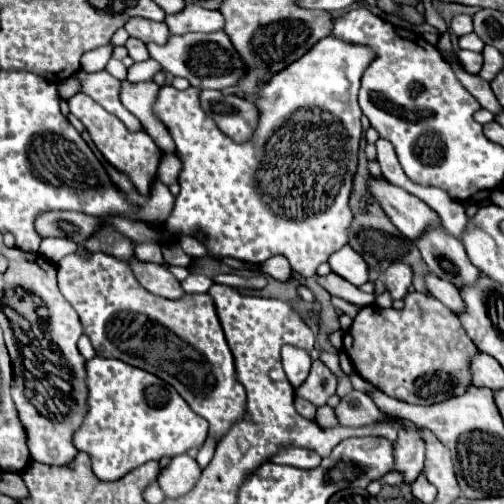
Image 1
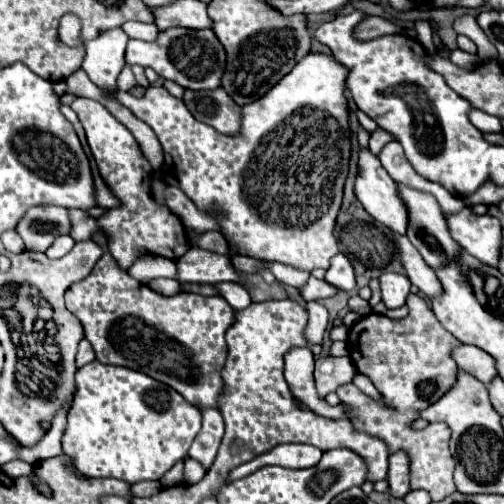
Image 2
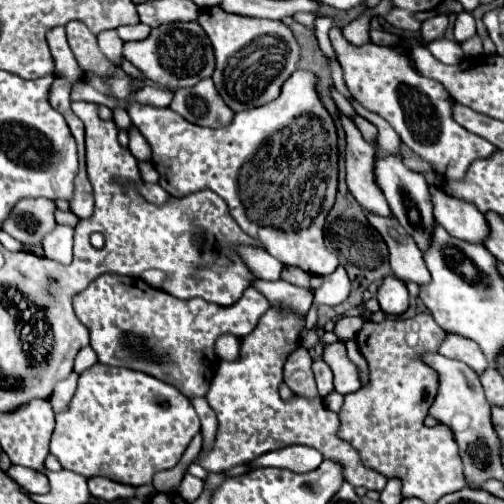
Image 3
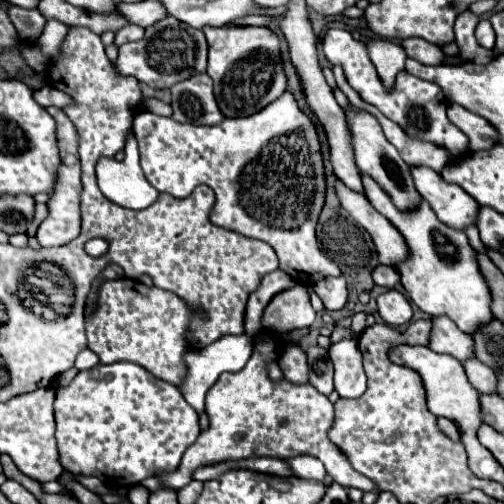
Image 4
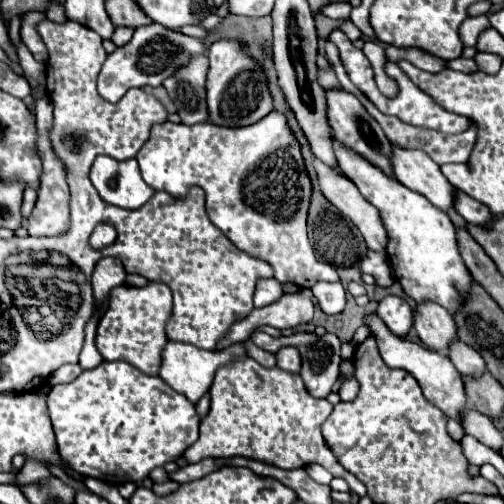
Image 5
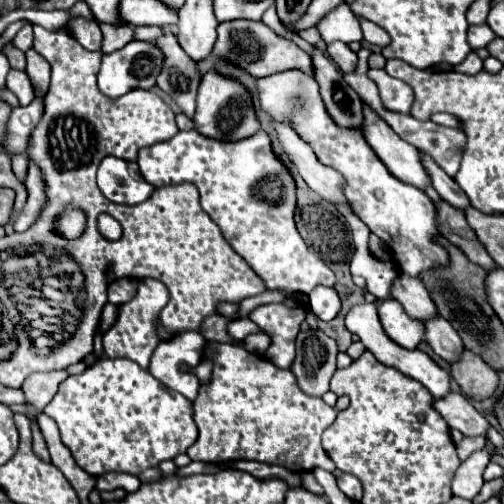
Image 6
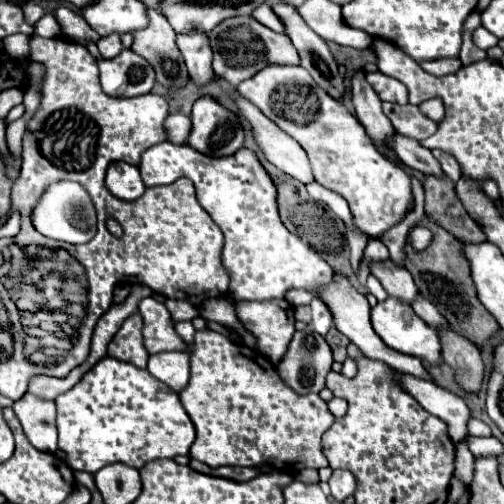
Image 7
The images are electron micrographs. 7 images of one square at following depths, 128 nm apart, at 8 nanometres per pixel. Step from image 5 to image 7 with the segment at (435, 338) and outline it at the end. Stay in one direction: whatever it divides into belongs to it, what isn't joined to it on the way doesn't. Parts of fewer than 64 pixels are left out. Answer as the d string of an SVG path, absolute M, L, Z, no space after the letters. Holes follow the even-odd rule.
M388 260L384 264L372 264L370 272L382 282L388 296L394 296L406 304L412 304L412 300L416 300L418 288L406 268L396 266L392 260Z

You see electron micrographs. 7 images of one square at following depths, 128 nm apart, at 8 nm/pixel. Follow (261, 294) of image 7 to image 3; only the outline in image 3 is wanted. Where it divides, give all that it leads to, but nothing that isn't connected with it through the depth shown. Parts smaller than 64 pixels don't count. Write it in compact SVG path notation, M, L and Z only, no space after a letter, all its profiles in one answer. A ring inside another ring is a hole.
M296 70L282 86L276 100L238 112L226 128L204 128L186 122L180 114L170 108L156 108L138 102L128 96L128 116L132 124L144 134L152 148L152 162L160 174L160 186L172 196L182 198L198 190L212 190L222 200L226 200L232 218L238 226L264 244L268 252L286 266L298 266L310 274L330 274L336 270L338 260L324 242L324 222L334 206L338 190L338 130L324 108L320 94L316 90L318 76L310 70Z

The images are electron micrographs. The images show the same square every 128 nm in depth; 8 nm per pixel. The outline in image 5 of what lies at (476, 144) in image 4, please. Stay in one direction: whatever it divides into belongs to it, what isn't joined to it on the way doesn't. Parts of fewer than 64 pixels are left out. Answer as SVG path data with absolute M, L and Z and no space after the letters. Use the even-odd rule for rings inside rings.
M326 44L326 56L328 56L328 60L330 60L330 64L332 64L332 68L334 68L334 72L336 72L336 76L338 76L338 80L340 80L340 84L342 84L342 88L344 90L348 90L348 92L352 92L362 104L364 104L364 108L376 118L376 122L382 126L382 130L384 130L384 134L386 134L386 138L394 144L394 146L400 146L400 148L416 148L416 150L424 150L438 166L442 166L442 164L449 163L464 163L468 161L470 157L470 152L472 152L472 148L474 148L474 144L476 144L476 136L478 136L478 132L476 132L476 124L472 122L472 126L468 128L468 130L464 130L464 132L458 134L458 136L444 136L444 134L440 134L440 132L434 132L434 130L426 130L426 128L416 128L416 126L410 126L410 124L406 124L406 122L402 122L402 120L398 120L398 118L394 118L394 116L386 116L386 114L382 114L382 112L378 112L376 110L376 106L350 82L350 78L346 76L346 70L344 70L344 66L342 66L342 62L340 62L340 54L338 54L338 50L336 50L336 46L334 44Z

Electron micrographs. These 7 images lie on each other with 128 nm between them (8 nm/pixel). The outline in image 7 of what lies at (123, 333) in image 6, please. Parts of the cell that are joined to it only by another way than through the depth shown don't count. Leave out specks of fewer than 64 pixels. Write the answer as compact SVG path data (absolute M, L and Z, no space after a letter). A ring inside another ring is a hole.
M166 299L164 305L175 322L184 320L191 321L199 315L198 309L189 302L186 302L186 300ZM138 312L128 316L128 320L124 320L120 330L114 334L112 342L108 344L108 356L136 364L138 368L146 368L150 354L144 348L142 328L144 328L144 320Z

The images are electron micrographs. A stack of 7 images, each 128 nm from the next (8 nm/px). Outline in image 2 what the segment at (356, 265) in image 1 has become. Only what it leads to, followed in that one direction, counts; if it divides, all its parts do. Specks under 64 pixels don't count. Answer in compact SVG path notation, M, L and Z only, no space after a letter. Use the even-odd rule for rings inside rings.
M338 252L332 258L330 268L326 272L326 280L328 280L328 284L332 284L344 292L352 292L356 288L356 276L352 272L352 264L342 252Z

